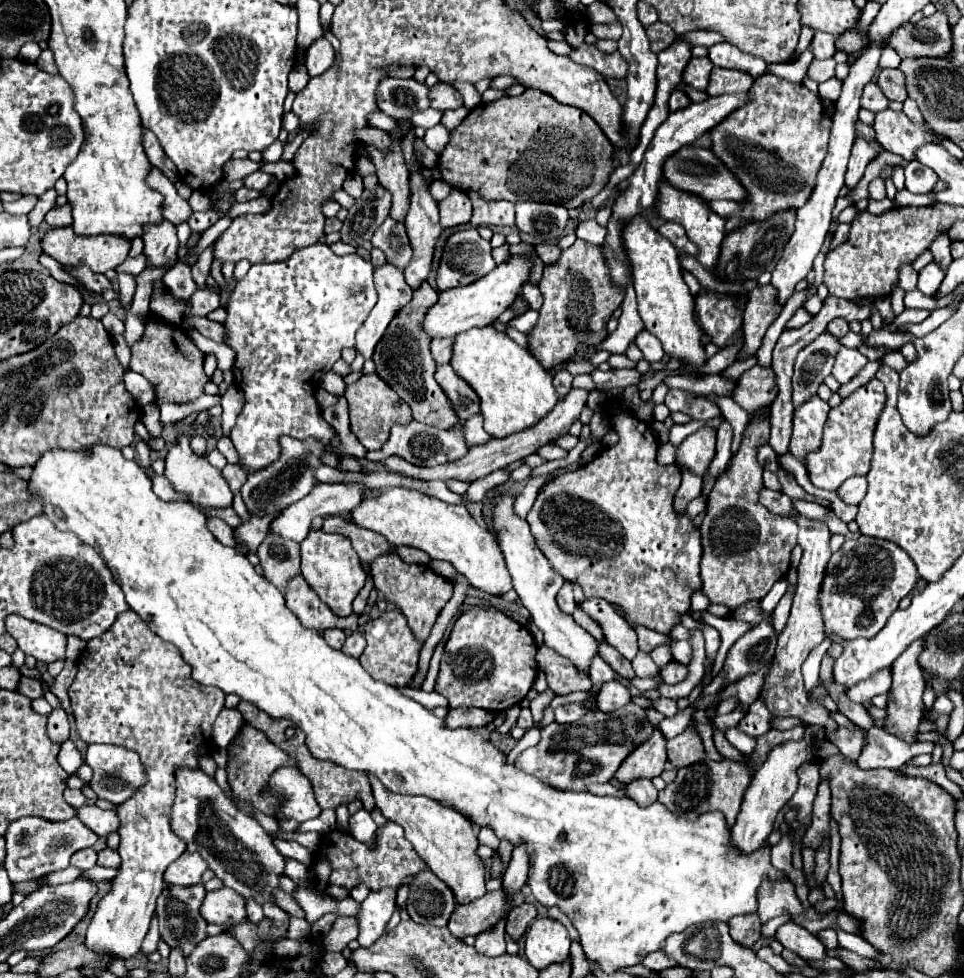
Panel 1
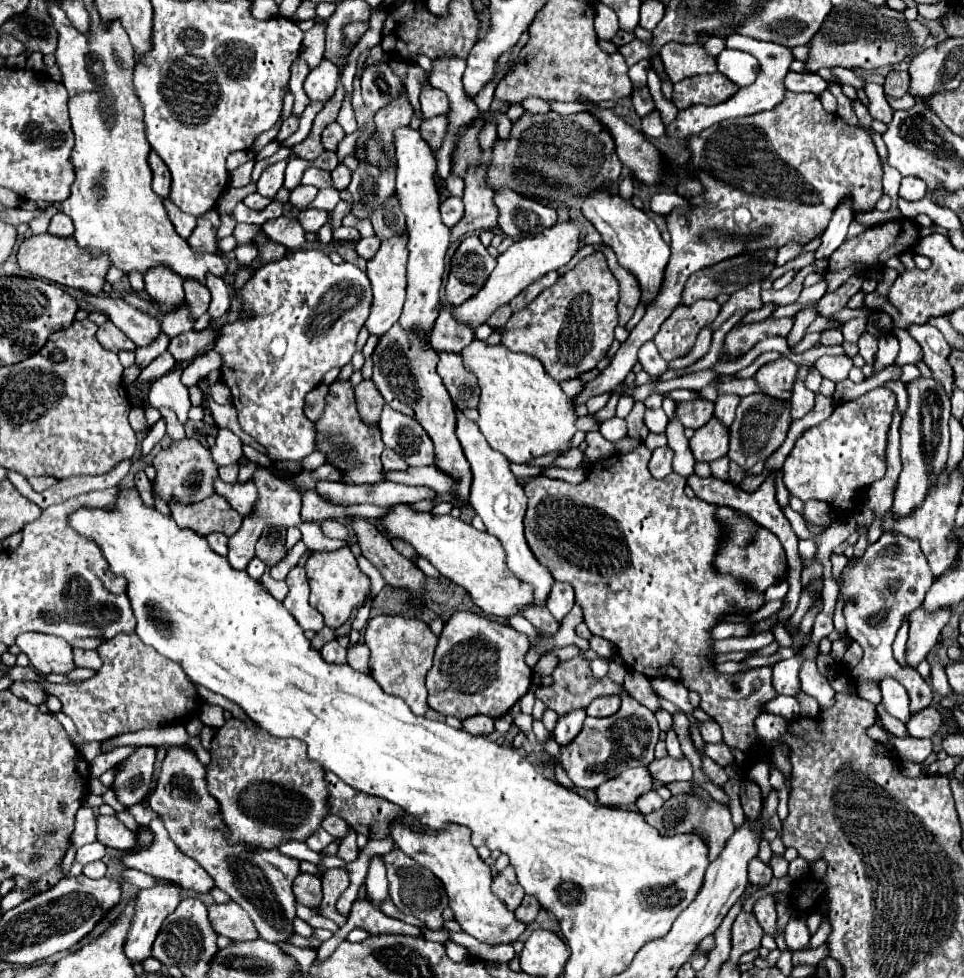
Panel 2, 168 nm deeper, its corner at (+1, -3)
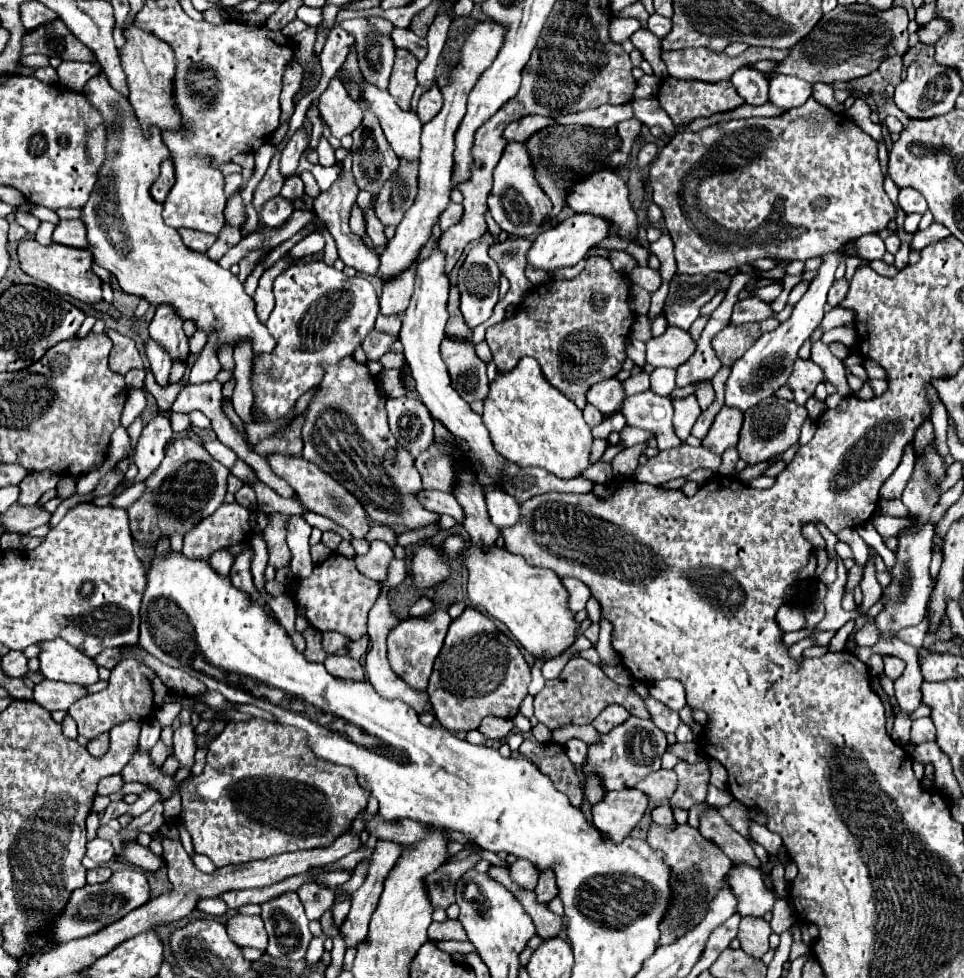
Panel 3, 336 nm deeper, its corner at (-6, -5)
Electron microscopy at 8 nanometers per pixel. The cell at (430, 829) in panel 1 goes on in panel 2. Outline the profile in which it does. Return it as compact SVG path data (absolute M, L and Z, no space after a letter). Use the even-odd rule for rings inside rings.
M393 825L391 837L405 855L415 859L419 865L427 867L441 879L449 897L449 907L455 913L455 921L467 935L487 945L501 945L513 943L527 929L527 925L523 921L517 921L515 913L509 911L505 903L491 891L491 869L479 859L475 847L471 845L469 829L461 825L449 825L441 831L429 829L427 833L415 833L409 827L405 829L405 825Z

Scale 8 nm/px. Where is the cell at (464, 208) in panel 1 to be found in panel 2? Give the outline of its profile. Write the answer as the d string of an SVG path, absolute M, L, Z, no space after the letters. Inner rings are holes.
M447 197L439 209L441 209L441 221L447 227L457 225L463 217L463 201L459 197Z

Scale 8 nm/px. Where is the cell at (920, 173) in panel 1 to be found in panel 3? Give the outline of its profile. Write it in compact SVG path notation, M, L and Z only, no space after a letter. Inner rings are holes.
M904 187L900 189L900 195L898 195L898 203L900 207L906 211L906 213L926 213L926 199L914 191L912 187Z

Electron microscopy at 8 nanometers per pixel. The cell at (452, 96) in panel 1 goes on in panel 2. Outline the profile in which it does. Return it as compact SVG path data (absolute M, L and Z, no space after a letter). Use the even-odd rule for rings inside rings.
M427 87L421 91L419 103L421 103L423 117L437 117L437 115L443 115L449 111L449 99L445 97L445 93L441 93L439 89L433 89L433 87Z

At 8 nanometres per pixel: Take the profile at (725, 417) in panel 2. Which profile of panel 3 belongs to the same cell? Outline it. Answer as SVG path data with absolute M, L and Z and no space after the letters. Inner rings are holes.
M828 251L822 257L822 265L818 267L818 275L810 281L808 291L804 293L804 297L794 305L792 317L784 323L778 325L778 329L764 333L742 357L740 361L736 361L732 365L732 373L726 381L726 405L728 407L736 407L740 411L746 411L750 407L754 407L758 401L770 397L780 385L786 383L788 379L788 371L792 371L792 363L798 357L798 349L802 347L802 343L814 333L814 329L818 327L818 323L822 321L824 315L824 305L826 305L826 295L828 289L834 283L834 273L838 269L838 265L842 263L844 255L842 251Z

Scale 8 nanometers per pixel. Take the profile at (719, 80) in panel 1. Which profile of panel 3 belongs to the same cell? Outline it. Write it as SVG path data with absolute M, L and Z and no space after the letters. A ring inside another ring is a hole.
M666 79L660 83L658 101L664 107L664 111L670 115L670 119L676 125L688 123L696 117L710 117L712 113L720 111L732 111L744 103L730 81L718 81L718 83L706 83L706 81L678 81L678 79Z

